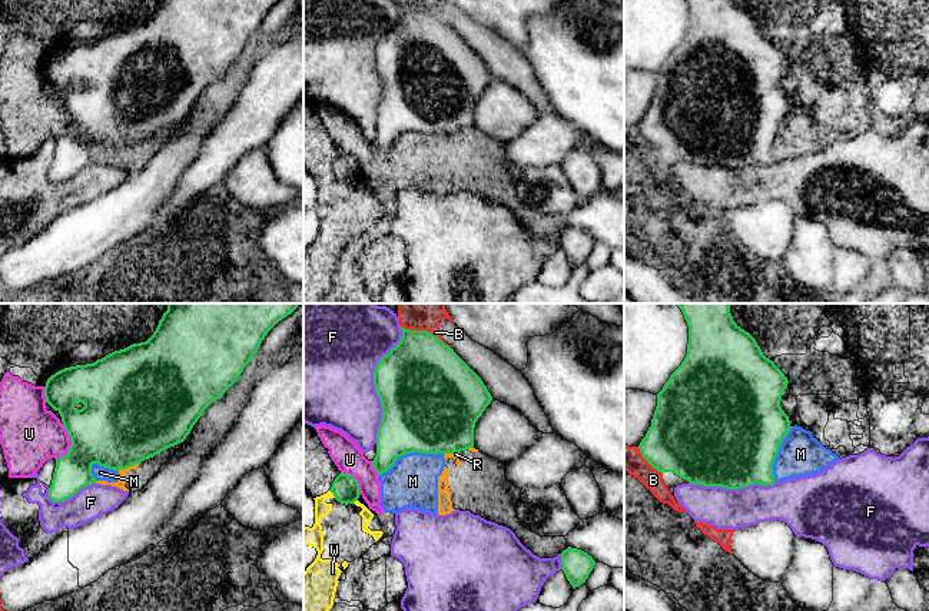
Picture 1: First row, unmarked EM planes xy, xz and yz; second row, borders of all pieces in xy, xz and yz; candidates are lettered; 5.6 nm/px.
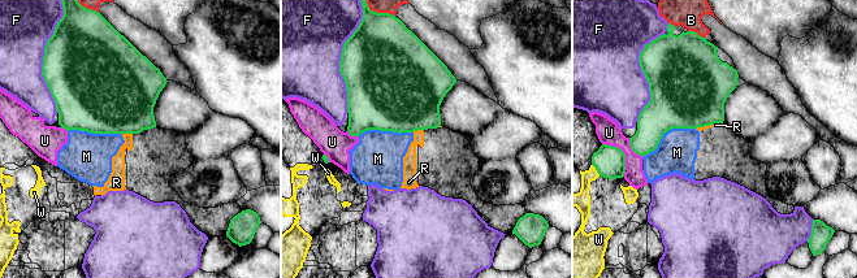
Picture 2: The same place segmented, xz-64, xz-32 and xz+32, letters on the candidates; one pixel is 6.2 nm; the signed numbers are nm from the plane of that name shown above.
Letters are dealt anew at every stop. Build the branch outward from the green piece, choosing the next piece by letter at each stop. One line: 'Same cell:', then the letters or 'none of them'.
Same cell: none of them

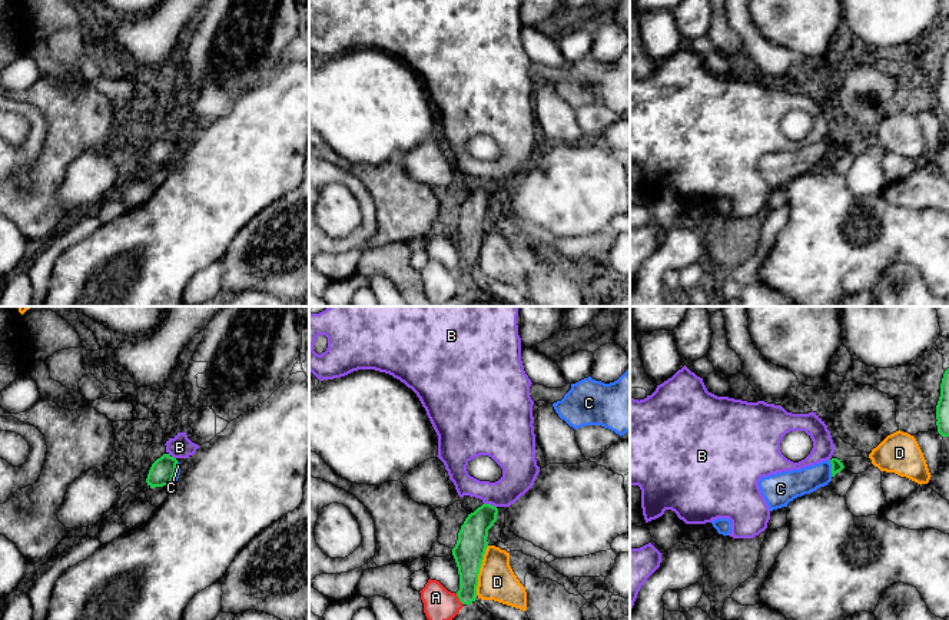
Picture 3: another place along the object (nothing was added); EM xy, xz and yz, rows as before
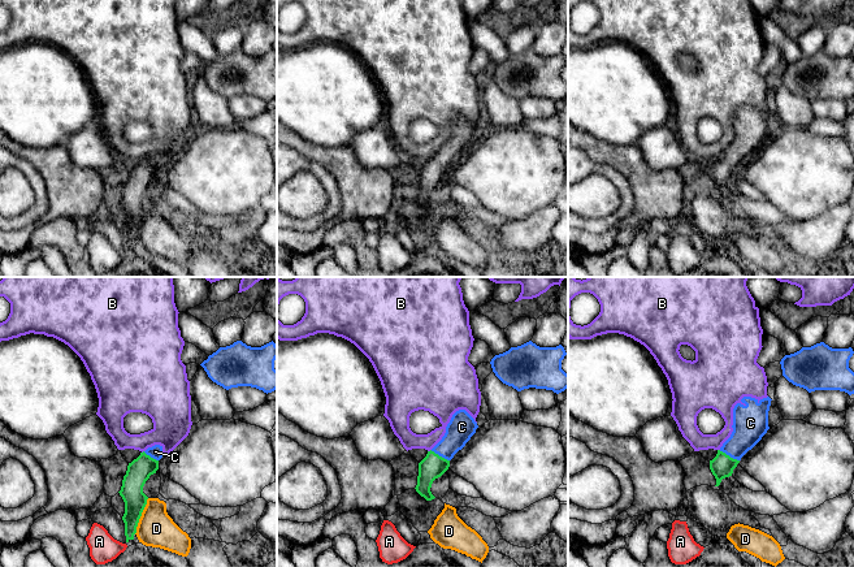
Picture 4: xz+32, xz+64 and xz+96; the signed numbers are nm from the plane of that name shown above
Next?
Same cell: C

